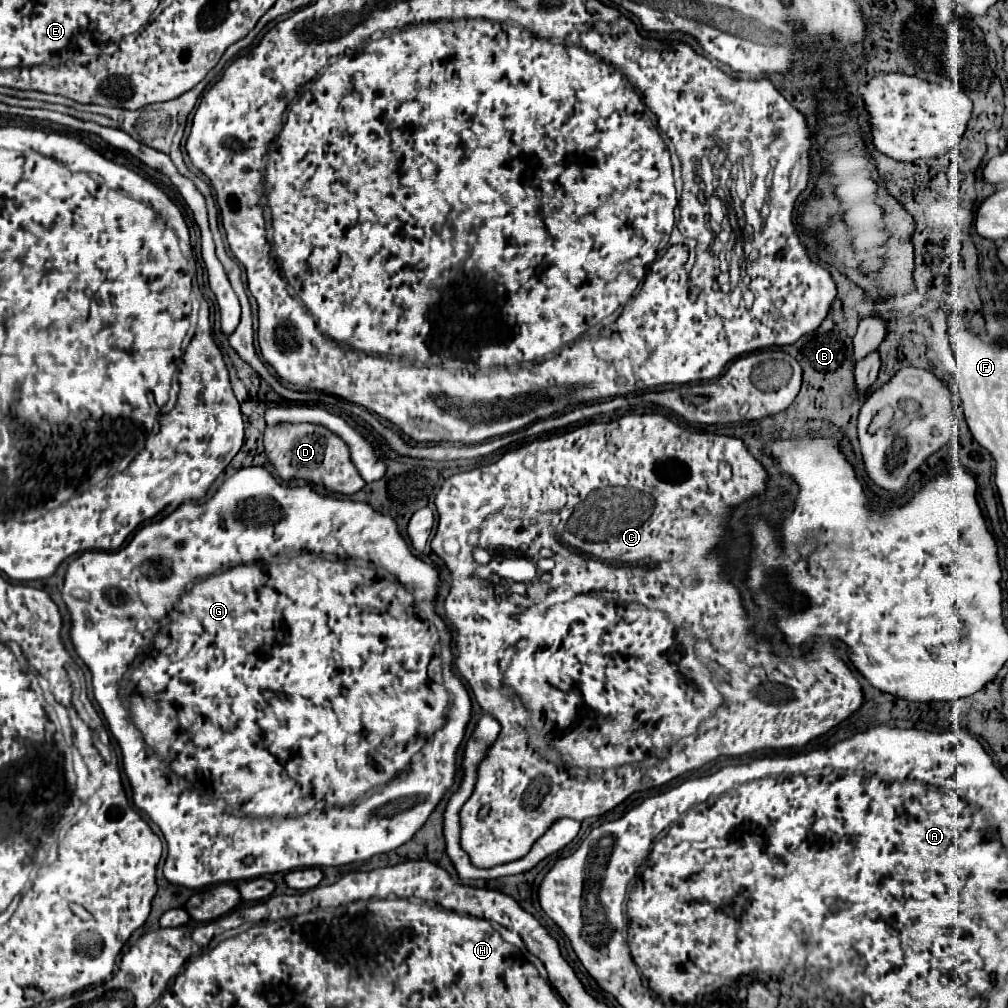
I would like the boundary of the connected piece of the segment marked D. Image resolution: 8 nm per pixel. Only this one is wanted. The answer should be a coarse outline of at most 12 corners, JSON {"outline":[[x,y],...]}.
{"outline":[[315,423],[267,425],[285,481],[353,495],[365,487],[347,443]]}

